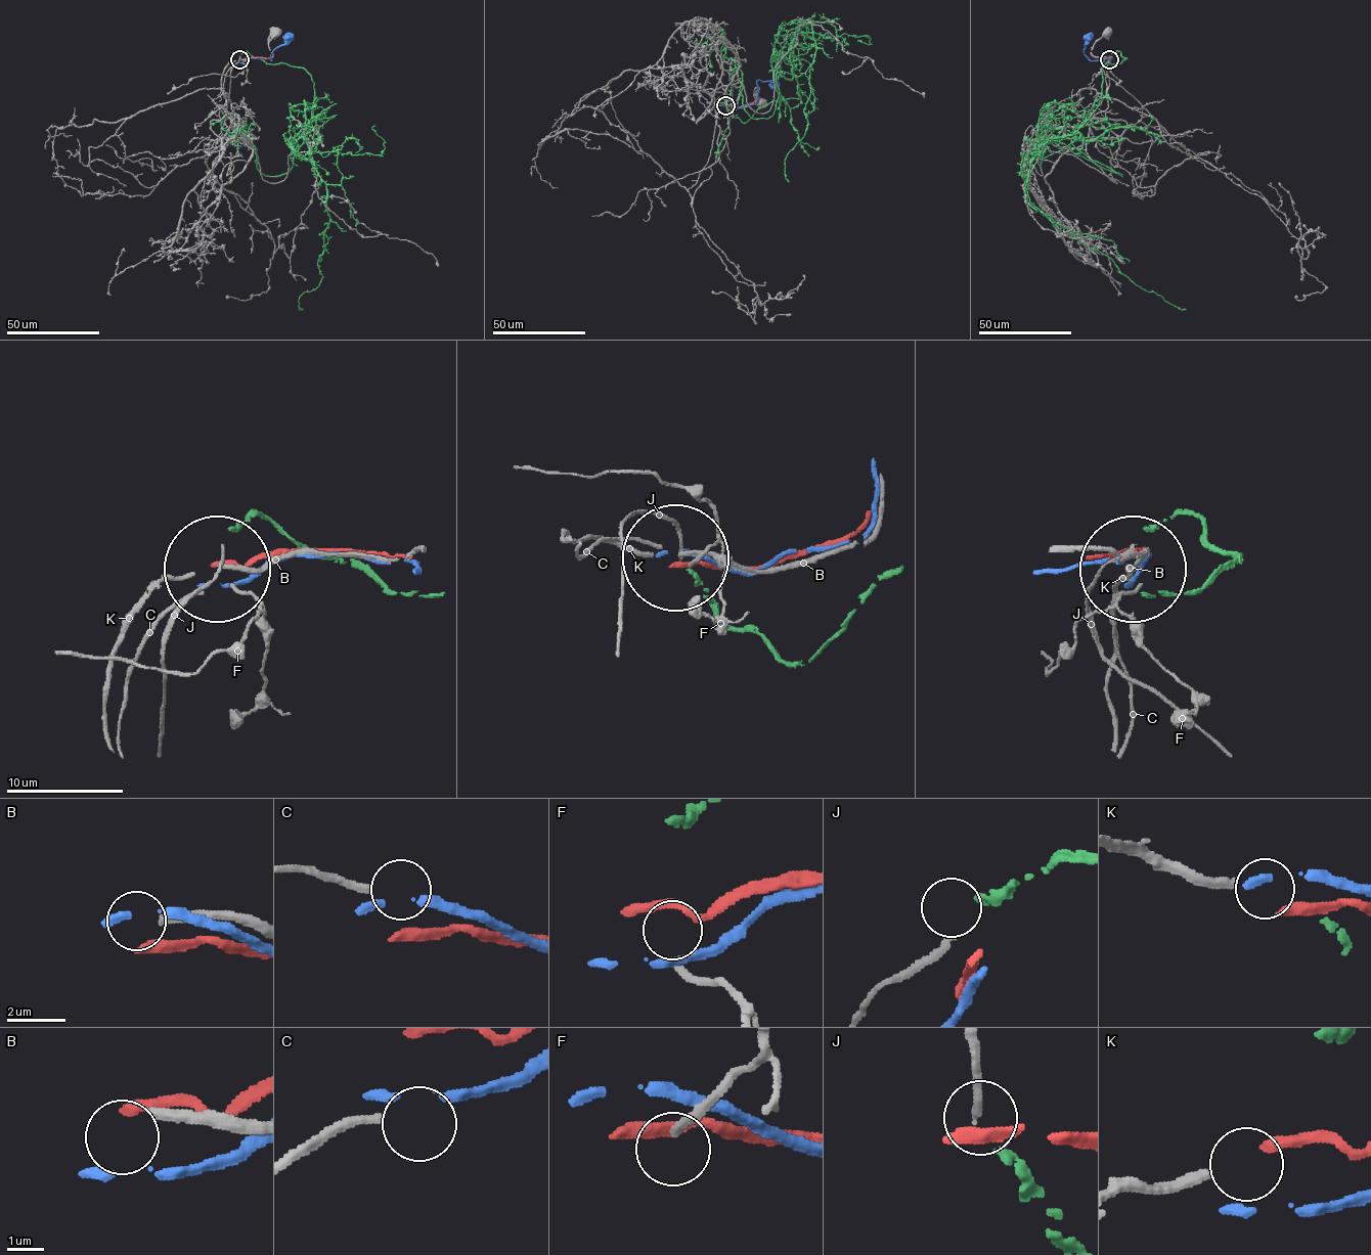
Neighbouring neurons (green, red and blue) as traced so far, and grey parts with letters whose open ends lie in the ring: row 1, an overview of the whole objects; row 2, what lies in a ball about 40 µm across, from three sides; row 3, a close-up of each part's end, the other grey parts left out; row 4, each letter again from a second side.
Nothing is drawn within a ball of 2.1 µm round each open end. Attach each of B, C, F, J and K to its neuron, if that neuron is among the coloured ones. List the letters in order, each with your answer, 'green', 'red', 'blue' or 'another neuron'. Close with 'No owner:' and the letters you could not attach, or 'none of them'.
B: another neuron
C: another neuron
F: another neuron
J: another neuron
K: another neuron
No owner: B, C, F, J, K

